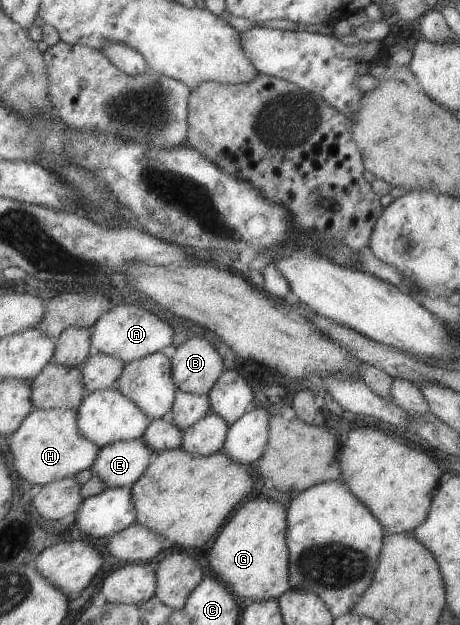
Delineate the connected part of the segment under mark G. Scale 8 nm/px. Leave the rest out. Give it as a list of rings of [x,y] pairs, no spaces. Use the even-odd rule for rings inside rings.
[[[249,498],[217,535],[209,563],[215,575],[243,599],[278,599],[290,585],[290,554],[287,548],[287,509],[274,499]]]

